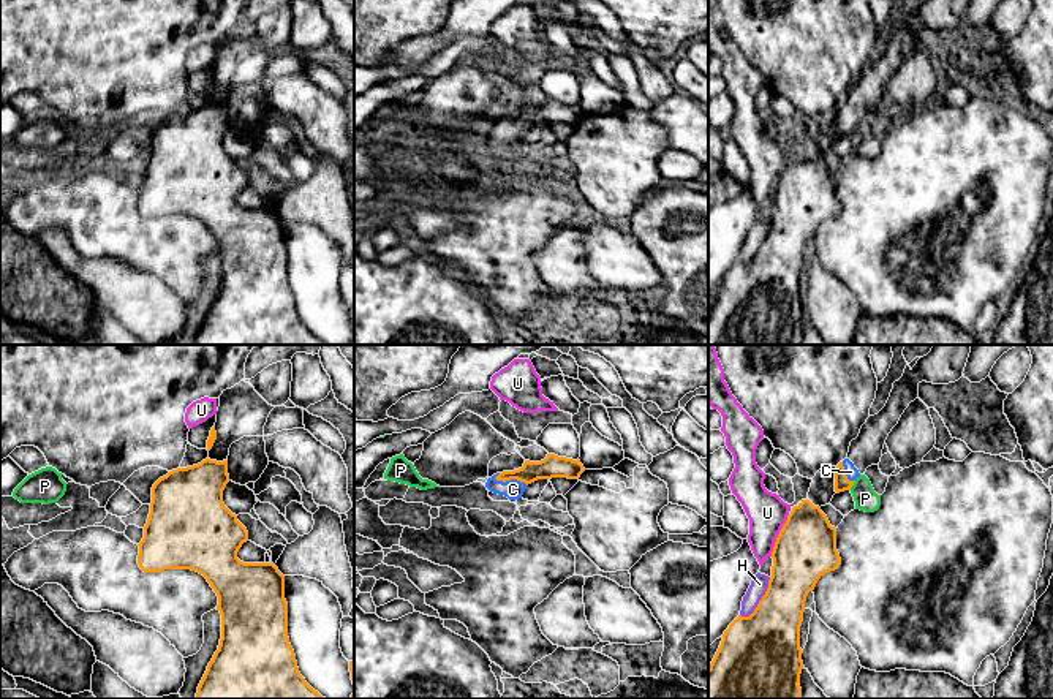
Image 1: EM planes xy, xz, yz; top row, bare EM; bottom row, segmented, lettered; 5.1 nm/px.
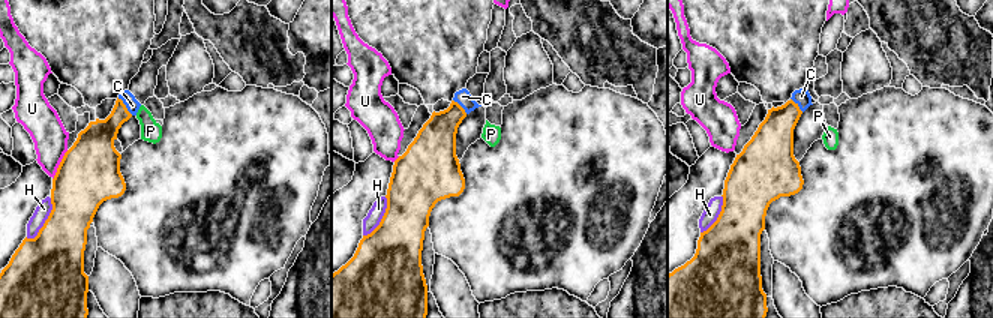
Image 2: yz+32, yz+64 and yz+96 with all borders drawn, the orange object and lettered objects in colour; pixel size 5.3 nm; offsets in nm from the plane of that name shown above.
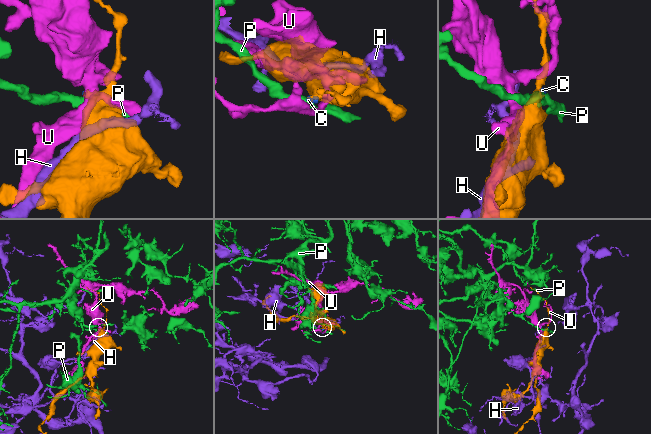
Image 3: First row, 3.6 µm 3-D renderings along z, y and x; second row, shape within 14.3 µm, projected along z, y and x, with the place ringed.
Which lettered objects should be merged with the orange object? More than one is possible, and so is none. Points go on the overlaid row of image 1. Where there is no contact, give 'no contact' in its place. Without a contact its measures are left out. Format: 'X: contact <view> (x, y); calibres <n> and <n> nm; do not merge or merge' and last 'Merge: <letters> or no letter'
C: contact xz (511, 478); calibres 110 and 100 nm; merge
H: contact yz (761, 600); calibres 360 and 90 nm; do not merge
P: contact yz (852, 484); calibres 80 and 120 nm; do not merge
U: contact yz (778, 535); calibres 320 and 200 nm; do not merge
Merge: C

